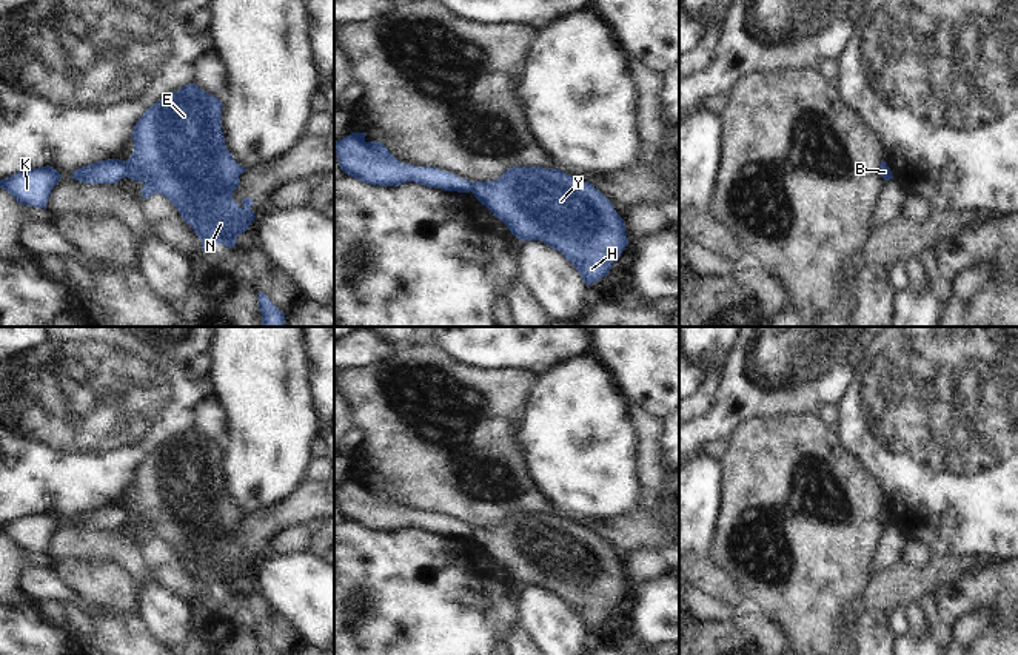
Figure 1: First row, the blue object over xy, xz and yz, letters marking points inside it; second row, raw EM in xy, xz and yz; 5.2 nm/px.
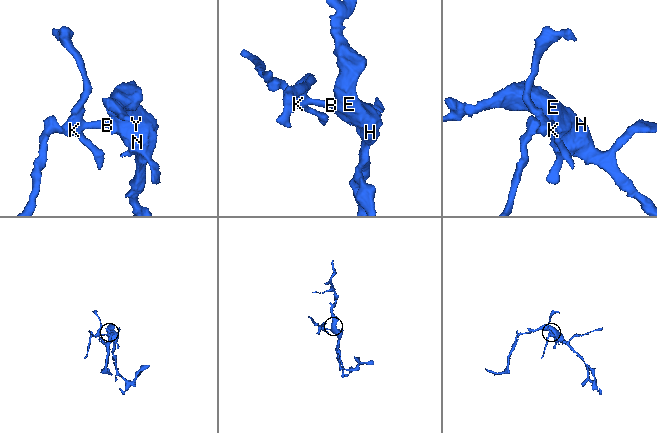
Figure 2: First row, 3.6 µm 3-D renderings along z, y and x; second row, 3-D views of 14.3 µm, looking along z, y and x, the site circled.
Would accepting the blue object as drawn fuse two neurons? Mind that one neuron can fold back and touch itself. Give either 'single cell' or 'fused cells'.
fused cells

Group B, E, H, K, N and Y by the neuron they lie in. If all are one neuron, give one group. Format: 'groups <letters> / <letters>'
groups B E H N Y / K

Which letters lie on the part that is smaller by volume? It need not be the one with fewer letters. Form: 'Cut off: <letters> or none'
Cut off: K

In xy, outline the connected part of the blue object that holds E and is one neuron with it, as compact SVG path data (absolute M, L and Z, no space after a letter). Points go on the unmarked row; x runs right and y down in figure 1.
M196 428L162 442L136 469L131 481L134 496L126 506L126 522L145 529L142 542L146 544L156 538L168 542L199 581L202 596L214 596L220 589L233 593L237 581L245 578L256 564L251 556L251 542L242 544L242 553L233 542L233 536L240 529L239 521L246 513L239 510L226 495L220 467L222 452L217 442Z

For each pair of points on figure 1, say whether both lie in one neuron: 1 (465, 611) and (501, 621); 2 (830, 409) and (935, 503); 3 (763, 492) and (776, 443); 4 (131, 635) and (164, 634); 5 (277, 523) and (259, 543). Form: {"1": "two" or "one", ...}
{"1": "one", "2": "two", "3": "one", "4": "two", "5": "one"}

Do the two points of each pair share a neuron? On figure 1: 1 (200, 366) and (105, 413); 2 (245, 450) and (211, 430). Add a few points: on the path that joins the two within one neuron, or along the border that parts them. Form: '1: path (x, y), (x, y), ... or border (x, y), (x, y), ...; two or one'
1: border (184, 364), (185, 373), (190, 378), (205, 376); two
2: border (217, 403), (225, 419), (224, 447); two

